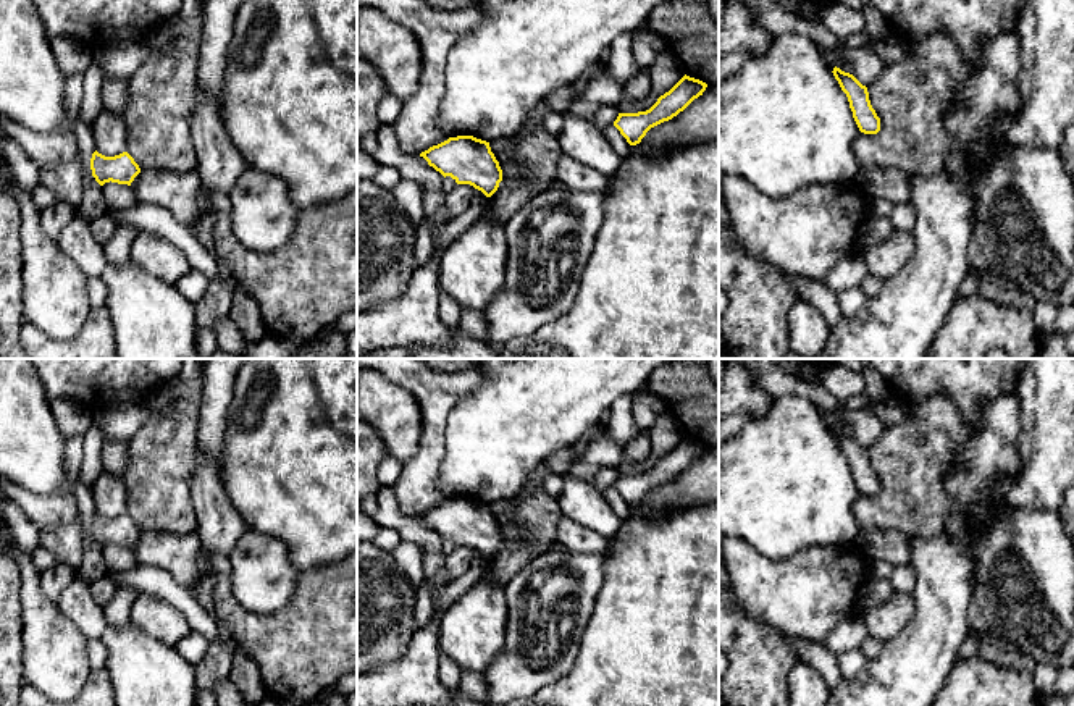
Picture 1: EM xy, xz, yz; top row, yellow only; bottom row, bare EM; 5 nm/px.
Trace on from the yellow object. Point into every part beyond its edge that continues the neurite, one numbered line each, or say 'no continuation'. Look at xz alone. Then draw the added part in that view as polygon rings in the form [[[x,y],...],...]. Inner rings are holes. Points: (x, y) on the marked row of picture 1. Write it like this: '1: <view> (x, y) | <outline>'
1: xz (474, 265) | [[[494,194],[486,197],[481,216],[441,255],[441,288],[462,309],[483,312],[504,284],[509,246],[506,221],[491,216]]]

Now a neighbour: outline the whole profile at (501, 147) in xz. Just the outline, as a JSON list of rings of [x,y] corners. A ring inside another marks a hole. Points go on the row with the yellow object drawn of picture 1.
[[[499,137],[489,142],[491,152],[494,153],[502,174],[507,178],[517,178],[525,173],[522,163],[517,160],[510,137]]]

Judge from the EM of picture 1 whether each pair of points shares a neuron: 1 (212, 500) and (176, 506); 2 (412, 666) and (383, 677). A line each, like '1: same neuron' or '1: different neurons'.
1: different neurons
2: same neuron

